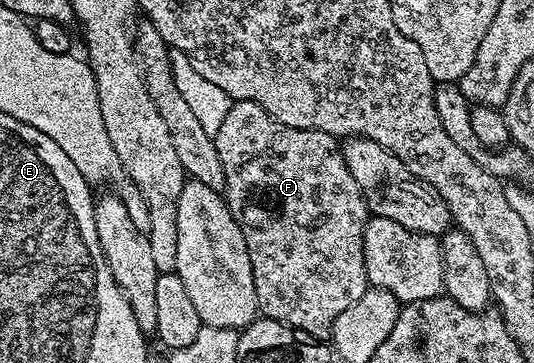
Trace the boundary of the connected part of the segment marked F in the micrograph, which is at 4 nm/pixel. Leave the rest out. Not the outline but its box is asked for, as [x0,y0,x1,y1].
[213,101,368,338]

